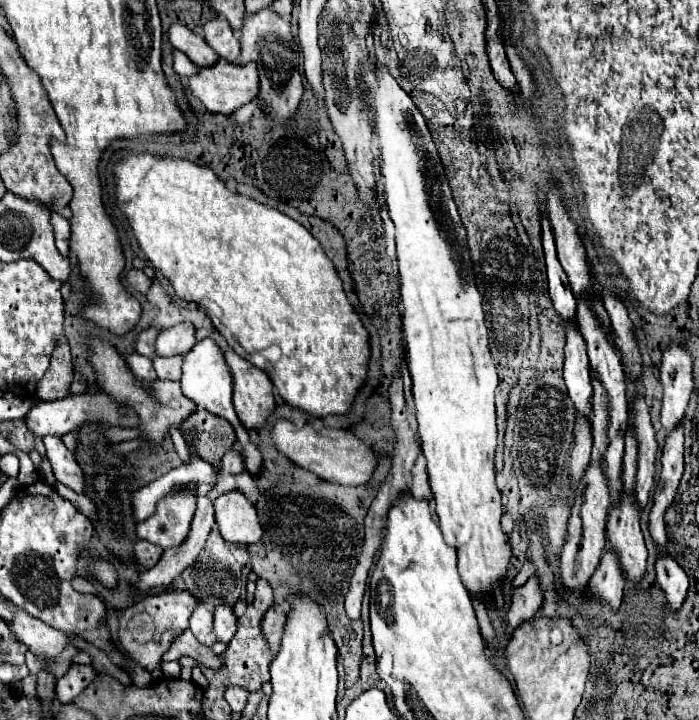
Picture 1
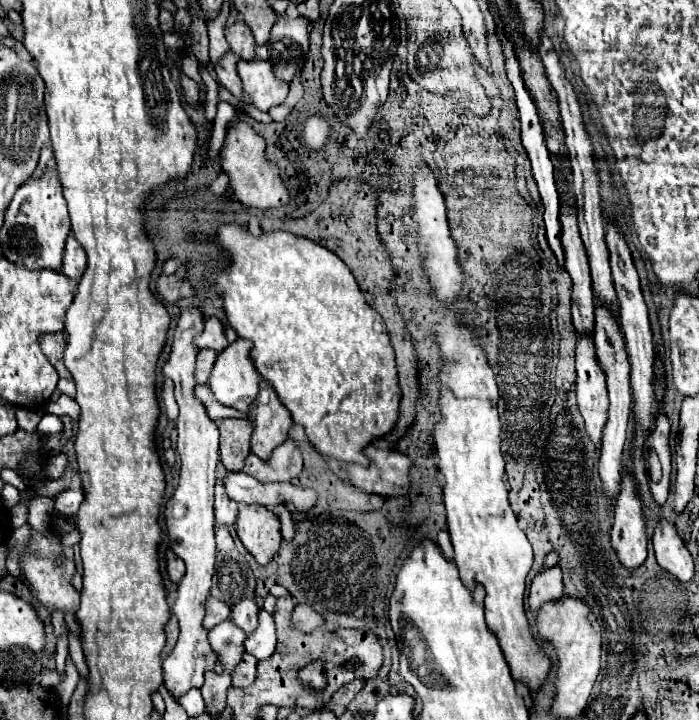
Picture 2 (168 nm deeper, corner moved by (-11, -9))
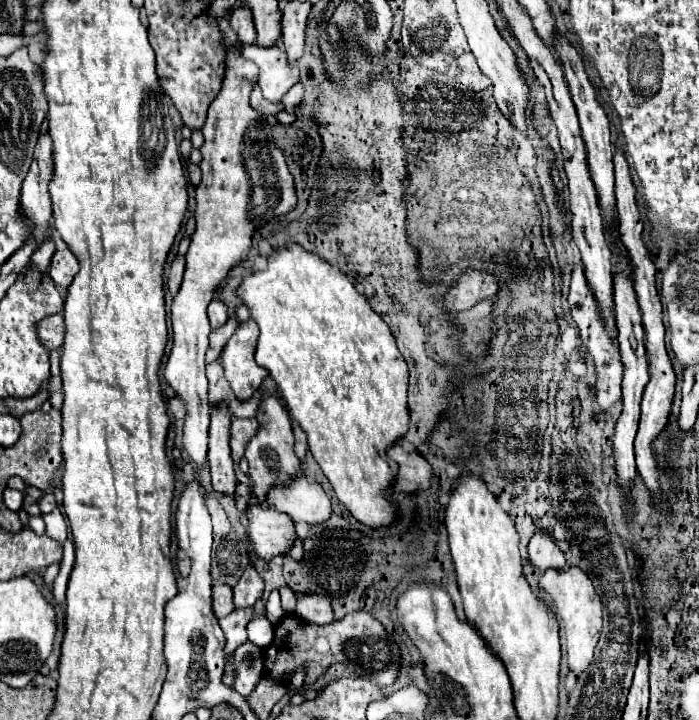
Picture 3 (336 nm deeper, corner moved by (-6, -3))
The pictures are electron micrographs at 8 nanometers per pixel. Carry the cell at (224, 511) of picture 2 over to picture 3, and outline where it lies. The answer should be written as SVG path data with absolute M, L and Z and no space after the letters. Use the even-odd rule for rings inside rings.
M215 405L209 425L209 469L211 487L221 495L235 497L235 465L229 449L231 413L223 405Z

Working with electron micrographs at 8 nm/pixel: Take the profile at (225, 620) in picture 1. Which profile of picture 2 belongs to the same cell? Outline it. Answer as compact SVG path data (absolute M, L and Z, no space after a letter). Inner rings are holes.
M242 599L232 607L230 619L234 619L238 623L238 627L242 627L246 631L246 635L250 635L256 629L258 611L260 609L256 605L256 599Z

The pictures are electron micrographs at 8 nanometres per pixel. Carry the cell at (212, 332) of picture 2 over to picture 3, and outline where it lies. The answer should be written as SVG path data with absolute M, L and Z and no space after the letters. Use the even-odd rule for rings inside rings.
M213 299L213 301L209 303L207 315L209 315L209 321L211 321L211 329L219 329L219 327L223 327L223 325L227 323L227 319L229 319L229 315L227 315L227 307L225 307L221 301L217 301L217 299Z

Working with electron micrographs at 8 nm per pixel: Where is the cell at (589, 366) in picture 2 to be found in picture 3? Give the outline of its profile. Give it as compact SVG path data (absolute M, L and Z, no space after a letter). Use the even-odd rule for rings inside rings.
M577 263L573 269L573 279L571 279L571 291L569 291L569 307L571 317L579 327L579 335L583 341L583 349L591 355L593 365L595 365L595 373L597 373L597 381L595 381L595 401L599 403L599 407L605 411L609 409L613 403L617 403L621 399L621 377L623 377L623 365L621 365L621 353L615 347L615 343L607 337L607 331L603 327L603 321L599 319L599 311L593 299L593 293L585 281L583 275L583 265Z

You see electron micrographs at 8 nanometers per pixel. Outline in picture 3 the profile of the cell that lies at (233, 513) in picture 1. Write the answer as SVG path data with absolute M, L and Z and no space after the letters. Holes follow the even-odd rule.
M249 503L247 537L259 559L273 559L277 555L283 555L291 547L295 539L293 521L285 513L279 513L271 507Z

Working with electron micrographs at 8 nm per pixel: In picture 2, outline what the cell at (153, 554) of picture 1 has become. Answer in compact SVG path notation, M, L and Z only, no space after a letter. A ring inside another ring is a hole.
M166 551L166 571L168 571L168 577L172 579L172 581L180 581L182 577L184 577L184 573L186 573L186 569L184 569L184 561L174 553L174 551Z

